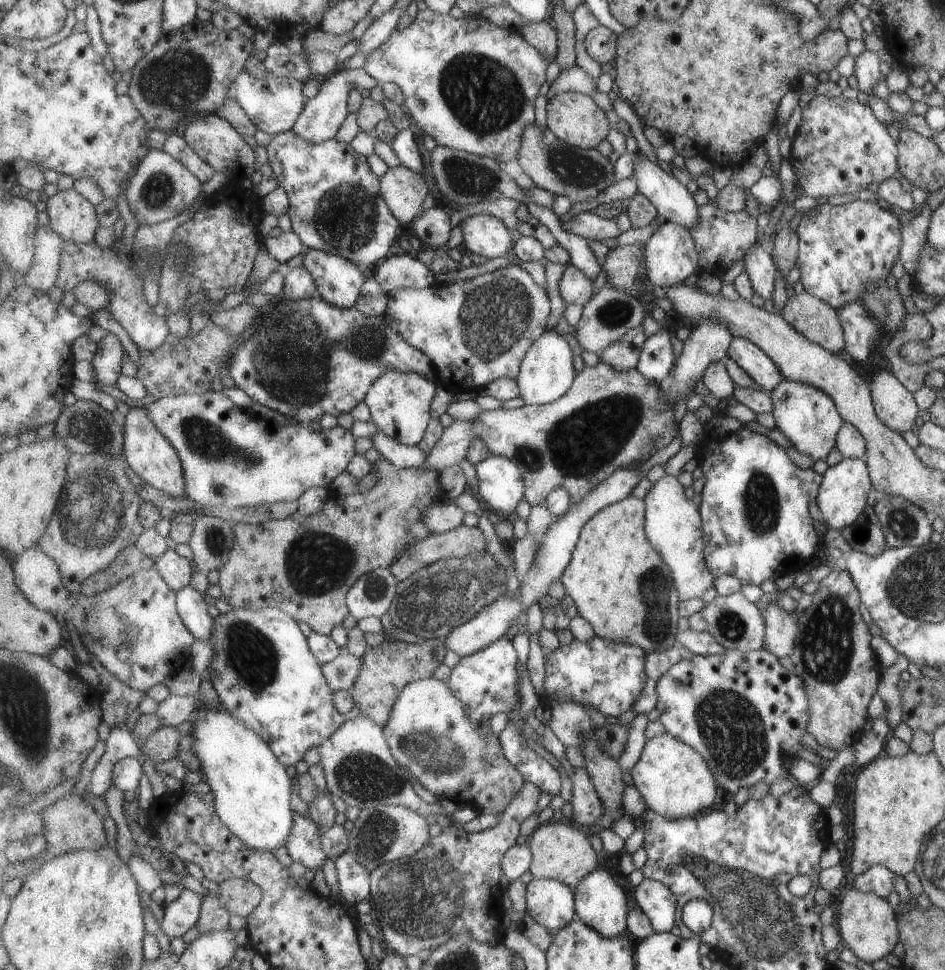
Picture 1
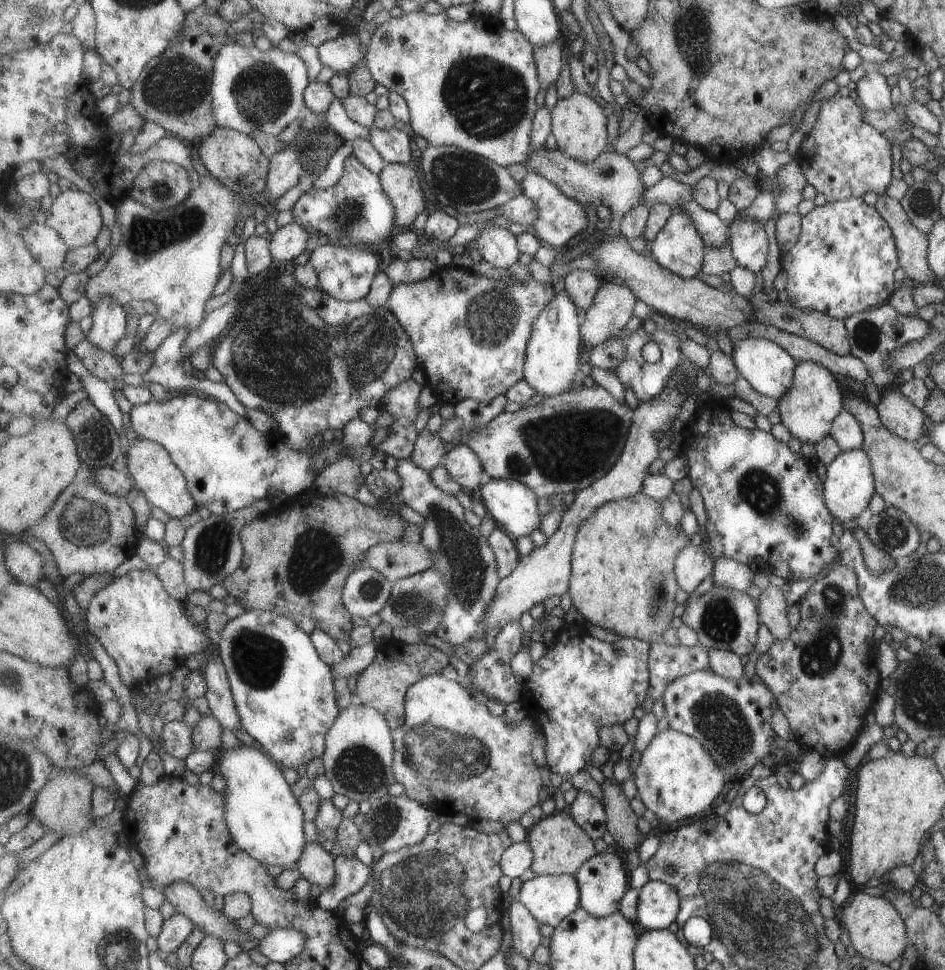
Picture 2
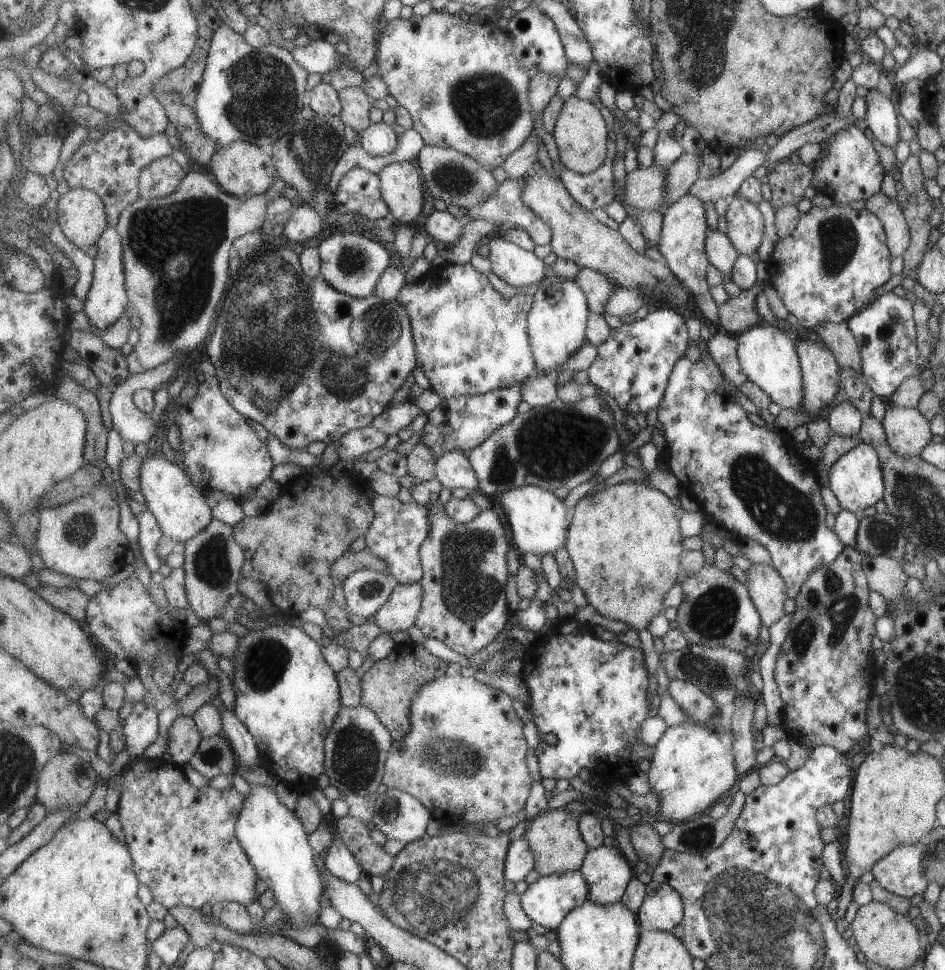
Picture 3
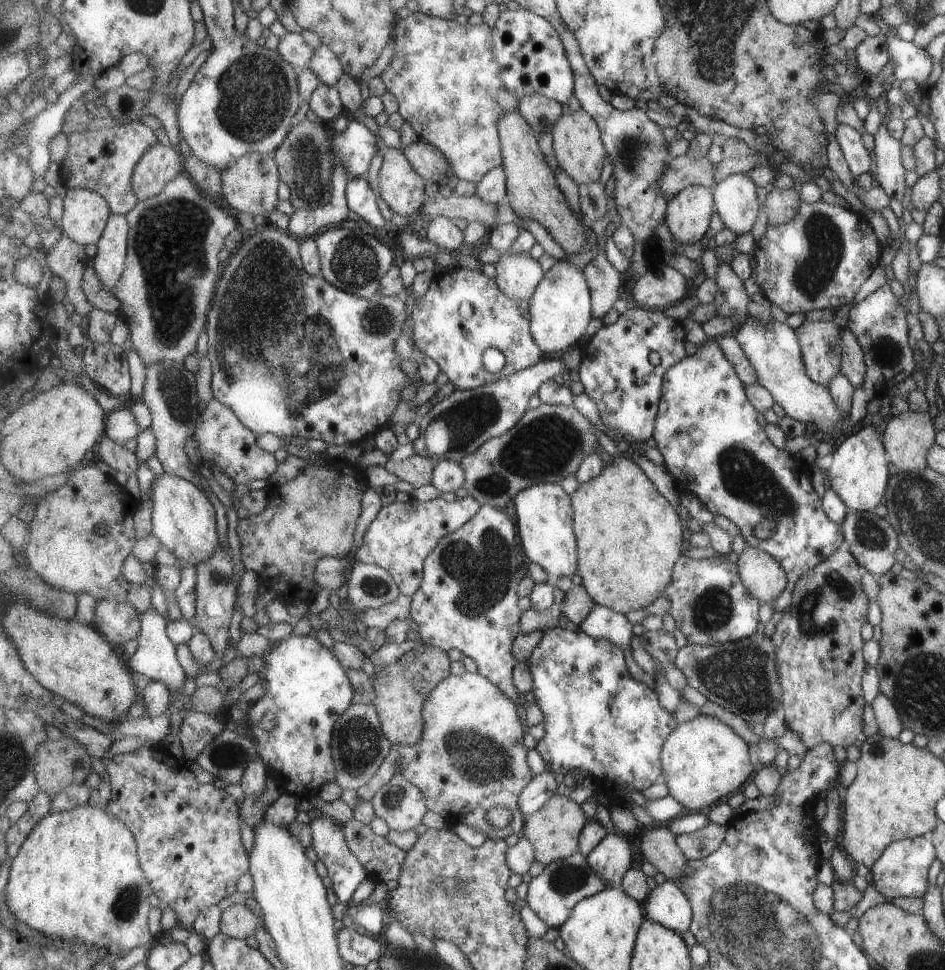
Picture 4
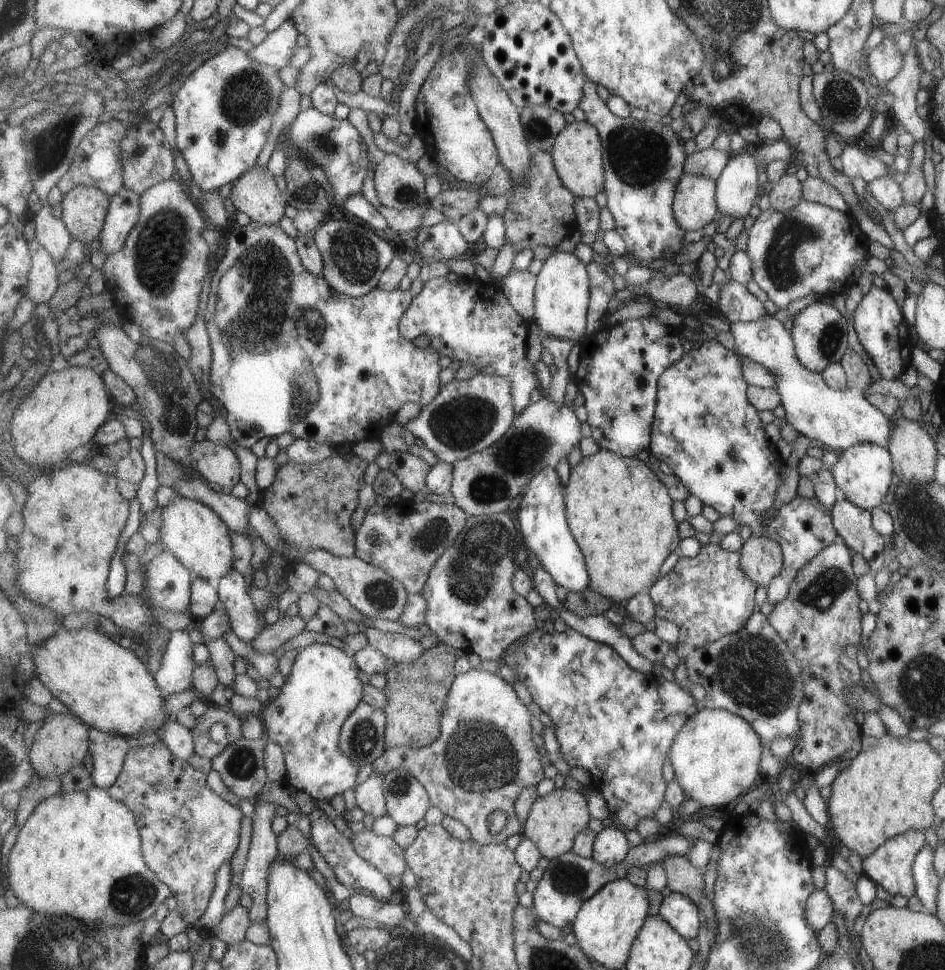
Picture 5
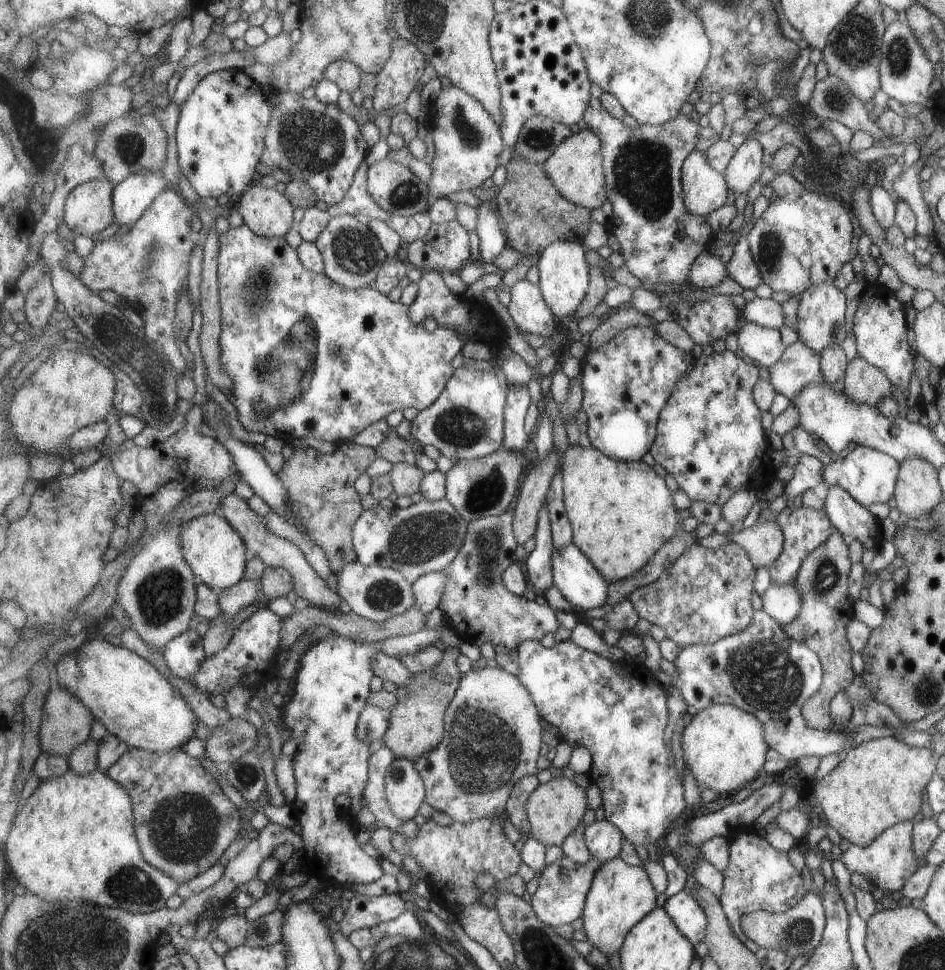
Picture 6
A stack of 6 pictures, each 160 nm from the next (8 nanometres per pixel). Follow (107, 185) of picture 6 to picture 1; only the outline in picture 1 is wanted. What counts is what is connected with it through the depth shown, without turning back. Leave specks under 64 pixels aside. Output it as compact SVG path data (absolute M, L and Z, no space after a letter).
M75 188L59 191L46 199L47 214L51 226L65 241L87 244L95 240L99 230L99 218L95 205L91 204Z

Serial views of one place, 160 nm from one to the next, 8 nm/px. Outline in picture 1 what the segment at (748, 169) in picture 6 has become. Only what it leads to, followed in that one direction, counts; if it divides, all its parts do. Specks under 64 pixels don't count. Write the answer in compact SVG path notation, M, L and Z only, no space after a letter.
M760 244L757 248L750 248L744 256L745 272L752 278L756 293L764 300L769 300L775 294L778 266L773 255L761 247Z

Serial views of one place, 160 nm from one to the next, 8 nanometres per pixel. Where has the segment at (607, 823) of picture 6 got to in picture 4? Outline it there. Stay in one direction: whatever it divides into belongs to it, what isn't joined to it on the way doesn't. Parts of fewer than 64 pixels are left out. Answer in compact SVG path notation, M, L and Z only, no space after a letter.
M607 834L588 858L597 874L607 882L607 887L621 885L623 876L633 866L631 844L621 834Z

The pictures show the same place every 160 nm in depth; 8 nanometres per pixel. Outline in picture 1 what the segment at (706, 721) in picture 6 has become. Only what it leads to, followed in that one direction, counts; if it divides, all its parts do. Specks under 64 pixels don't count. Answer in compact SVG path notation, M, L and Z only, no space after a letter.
M665 732L648 740L640 761L632 768L633 784L641 791L649 809L670 819L698 816L717 800L719 784L708 762L688 744Z

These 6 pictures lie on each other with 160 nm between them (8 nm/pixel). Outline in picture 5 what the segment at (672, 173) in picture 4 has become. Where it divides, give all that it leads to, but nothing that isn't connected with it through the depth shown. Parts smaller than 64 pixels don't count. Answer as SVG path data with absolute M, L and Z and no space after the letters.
M715 148L698 150L687 157L684 176L701 175L702 177L718 181L721 173L729 164L731 156L733 156L731 151L722 152L715 150Z

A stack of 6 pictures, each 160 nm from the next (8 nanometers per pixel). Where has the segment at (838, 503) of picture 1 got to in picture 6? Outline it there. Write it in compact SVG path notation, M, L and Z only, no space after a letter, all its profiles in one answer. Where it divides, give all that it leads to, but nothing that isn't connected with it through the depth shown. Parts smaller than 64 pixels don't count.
M857 445L851 452L842 453L839 460L822 465L822 482L816 491L823 494L826 488L837 485L864 507L869 504L887 502L892 497L891 494L894 494L893 482L896 482L895 474L898 470L899 463L895 462L892 456Z

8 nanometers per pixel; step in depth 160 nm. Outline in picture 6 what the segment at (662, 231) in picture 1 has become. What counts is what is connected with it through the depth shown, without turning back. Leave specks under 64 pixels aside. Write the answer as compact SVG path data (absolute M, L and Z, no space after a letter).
M697 149L684 162L682 184L688 211L699 216L721 208L729 198L726 175L717 172Z

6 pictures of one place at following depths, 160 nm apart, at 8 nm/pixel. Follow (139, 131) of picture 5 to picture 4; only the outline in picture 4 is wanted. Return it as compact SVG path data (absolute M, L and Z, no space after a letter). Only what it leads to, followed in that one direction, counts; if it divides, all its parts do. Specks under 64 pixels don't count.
M157 142L147 152L143 152L143 158L133 170L131 184L138 200L146 200L159 194L167 183L184 171L185 163L179 150Z

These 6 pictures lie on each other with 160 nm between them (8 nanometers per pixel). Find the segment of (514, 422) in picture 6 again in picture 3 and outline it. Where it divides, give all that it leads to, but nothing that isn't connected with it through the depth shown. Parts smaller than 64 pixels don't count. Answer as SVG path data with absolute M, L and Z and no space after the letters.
M440 261L417 282L407 283L396 298L409 313L420 367L443 399L475 396L495 389L508 389L523 383L537 370L528 333L528 316L535 299L533 294L505 298L493 288L485 274L470 263L453 265Z

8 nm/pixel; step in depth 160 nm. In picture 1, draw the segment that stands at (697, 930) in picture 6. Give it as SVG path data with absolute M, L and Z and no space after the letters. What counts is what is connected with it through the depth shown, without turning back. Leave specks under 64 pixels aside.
M645 878L635 887L634 898L651 919L656 932L669 932L677 925L678 900L666 884Z

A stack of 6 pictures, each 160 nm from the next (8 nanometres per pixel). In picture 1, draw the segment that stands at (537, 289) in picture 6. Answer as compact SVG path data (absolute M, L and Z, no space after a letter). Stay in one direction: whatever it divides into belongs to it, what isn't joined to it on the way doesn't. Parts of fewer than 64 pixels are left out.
M473 215L461 221L467 248L487 259L503 256L513 246L509 227L497 217Z

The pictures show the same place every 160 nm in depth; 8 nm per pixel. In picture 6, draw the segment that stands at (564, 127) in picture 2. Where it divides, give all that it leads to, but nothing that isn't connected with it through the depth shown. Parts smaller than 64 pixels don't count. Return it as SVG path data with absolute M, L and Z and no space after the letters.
M581 129L563 140L543 166L553 184L570 201L593 210L608 199L603 143L601 137L592 129Z

